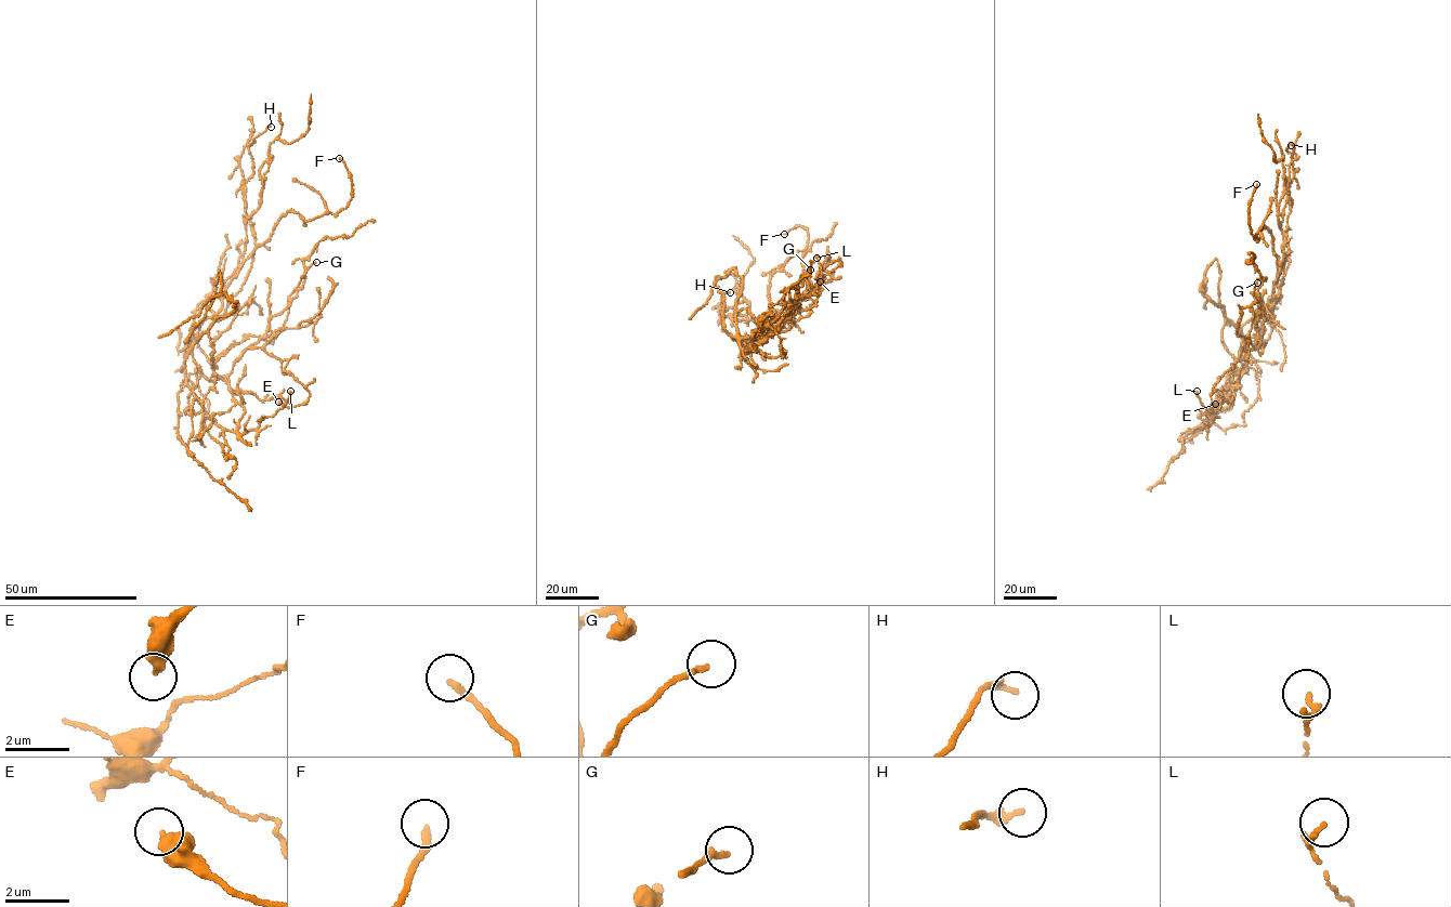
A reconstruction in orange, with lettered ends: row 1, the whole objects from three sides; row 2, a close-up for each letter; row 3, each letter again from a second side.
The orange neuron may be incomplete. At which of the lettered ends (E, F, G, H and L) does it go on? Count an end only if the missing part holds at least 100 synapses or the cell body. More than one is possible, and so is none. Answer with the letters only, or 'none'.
none

